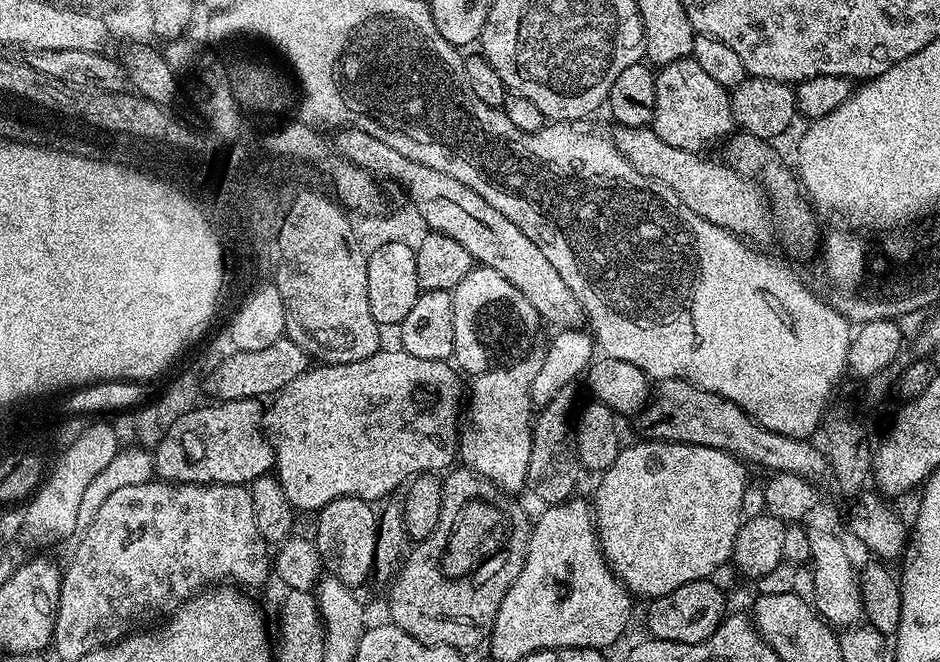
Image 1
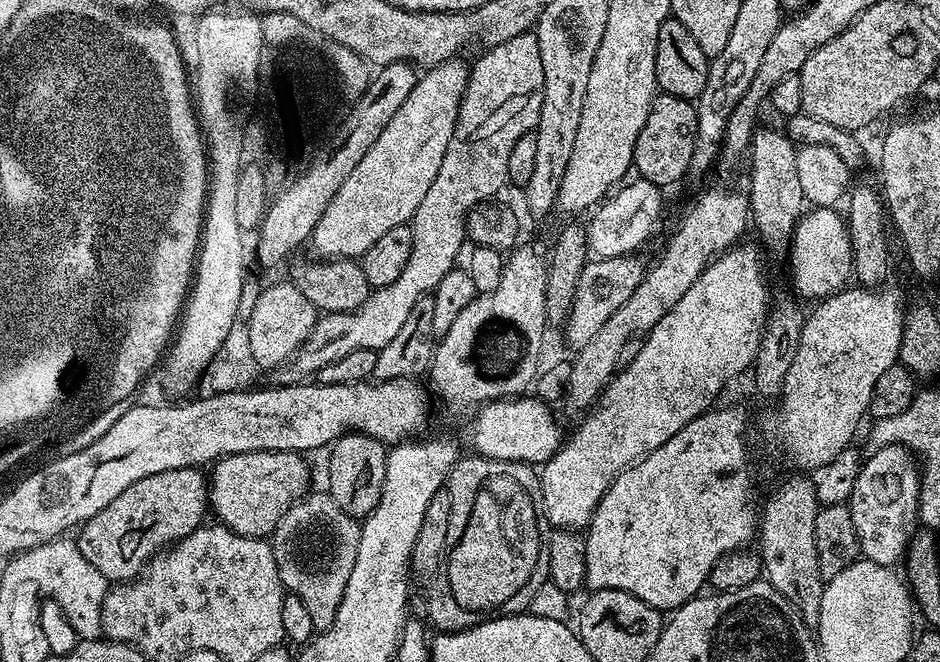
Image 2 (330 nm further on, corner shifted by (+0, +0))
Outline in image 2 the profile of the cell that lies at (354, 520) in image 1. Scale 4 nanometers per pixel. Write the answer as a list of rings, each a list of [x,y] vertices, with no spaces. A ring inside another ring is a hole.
[[[348,433],[333,441],[328,453],[328,495],[346,514],[363,519],[372,512],[381,497],[382,482],[385,480],[387,447],[380,440],[362,433]]]

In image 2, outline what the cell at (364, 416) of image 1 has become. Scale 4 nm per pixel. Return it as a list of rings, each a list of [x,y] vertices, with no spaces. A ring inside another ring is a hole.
[[[243,452],[215,461],[208,490],[215,519],[243,536],[271,537],[285,512],[309,491],[308,464],[304,460],[298,452]]]

